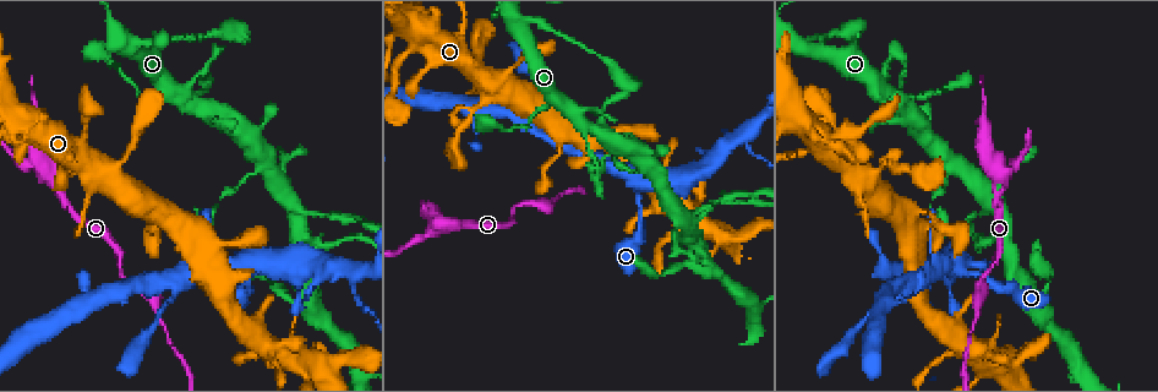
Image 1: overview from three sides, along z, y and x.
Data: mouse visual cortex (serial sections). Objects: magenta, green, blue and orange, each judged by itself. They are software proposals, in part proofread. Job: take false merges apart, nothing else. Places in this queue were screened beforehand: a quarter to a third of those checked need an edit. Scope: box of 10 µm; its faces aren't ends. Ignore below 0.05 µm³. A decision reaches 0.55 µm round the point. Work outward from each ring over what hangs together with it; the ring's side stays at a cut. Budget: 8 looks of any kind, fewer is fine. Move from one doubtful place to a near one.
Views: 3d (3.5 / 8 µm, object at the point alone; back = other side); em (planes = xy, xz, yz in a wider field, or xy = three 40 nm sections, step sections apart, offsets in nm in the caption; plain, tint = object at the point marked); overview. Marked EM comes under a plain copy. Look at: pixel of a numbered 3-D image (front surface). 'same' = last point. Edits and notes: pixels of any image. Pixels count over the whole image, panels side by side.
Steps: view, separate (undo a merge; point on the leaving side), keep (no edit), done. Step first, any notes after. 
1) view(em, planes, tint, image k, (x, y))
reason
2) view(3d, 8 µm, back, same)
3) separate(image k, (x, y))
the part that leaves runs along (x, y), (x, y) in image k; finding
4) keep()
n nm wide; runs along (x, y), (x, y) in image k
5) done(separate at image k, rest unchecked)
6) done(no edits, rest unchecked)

view(3d, 3.5 µm, image 1, (521, 29))
arms part here

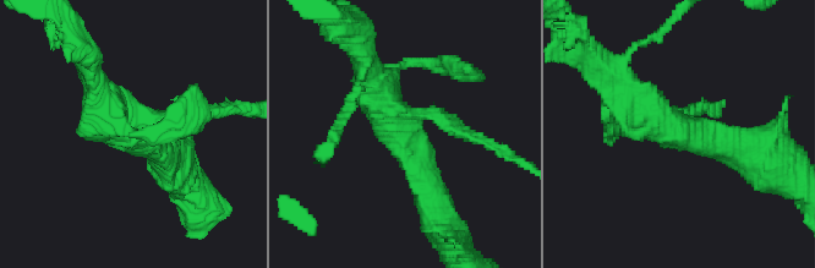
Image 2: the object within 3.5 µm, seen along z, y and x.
view(em, xy, step 3, tint, image 2, (401, 127))

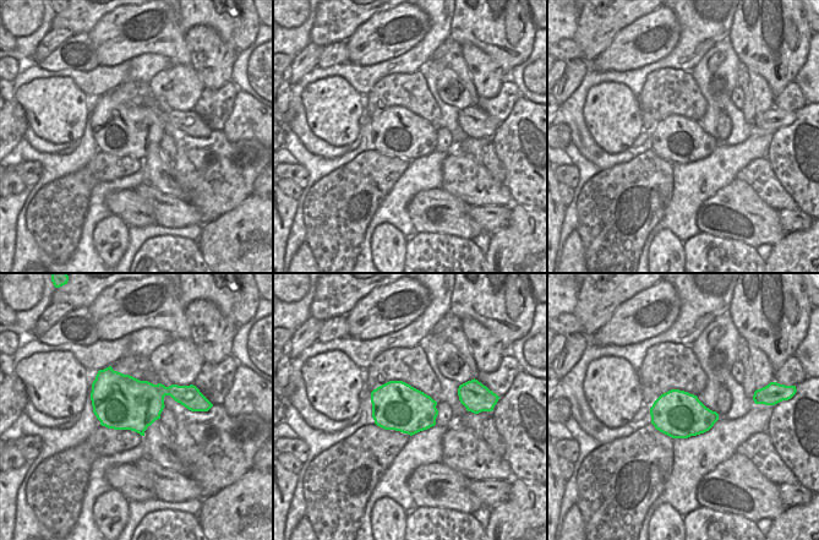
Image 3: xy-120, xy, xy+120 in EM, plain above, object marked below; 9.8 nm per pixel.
keep()
3 arms; runs along (433, 193), (370, 75) in image 2; continuous, no second cell

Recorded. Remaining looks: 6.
view(3d, 8 µm, image 1, (543, 108))

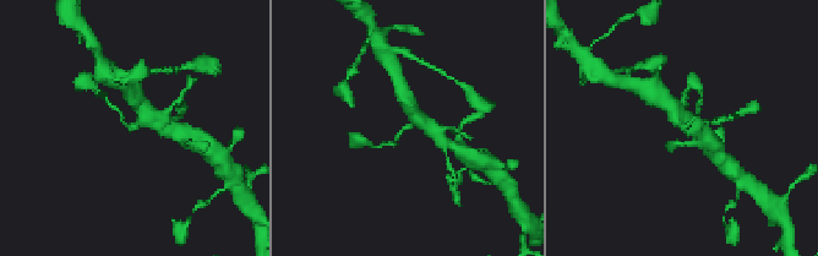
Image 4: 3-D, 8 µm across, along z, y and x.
view(em, xy, step 2, tint, same)

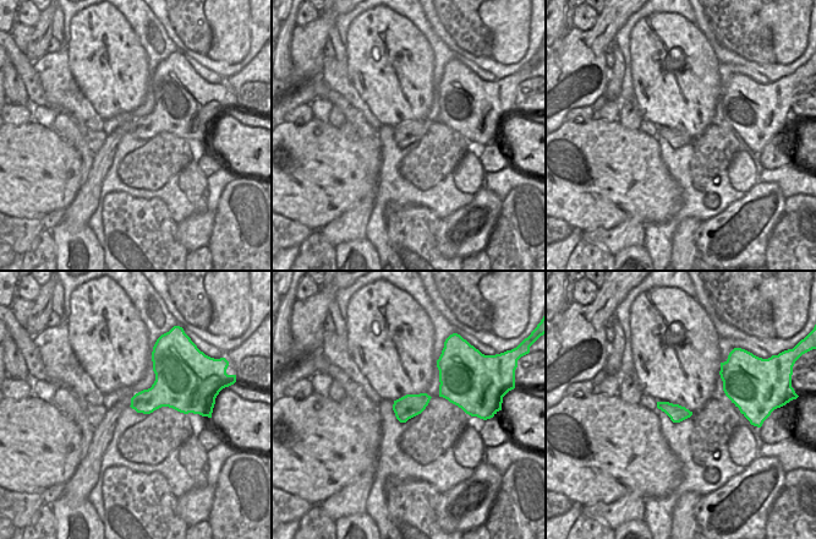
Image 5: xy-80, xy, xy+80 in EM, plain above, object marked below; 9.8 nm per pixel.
keep()
runs along (412, 113), (423, 121), (390, 142) in image 4; all the same cell

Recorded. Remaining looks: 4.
view(3d, 3.5 µm, image 1, (436, 224))
three arms meet

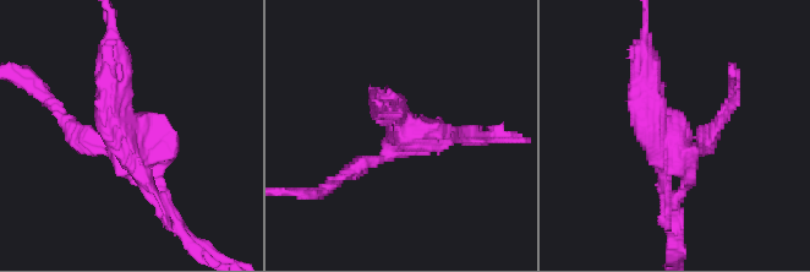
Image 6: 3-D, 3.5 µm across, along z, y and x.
view(em, planes, tint, image 6, (676, 152))

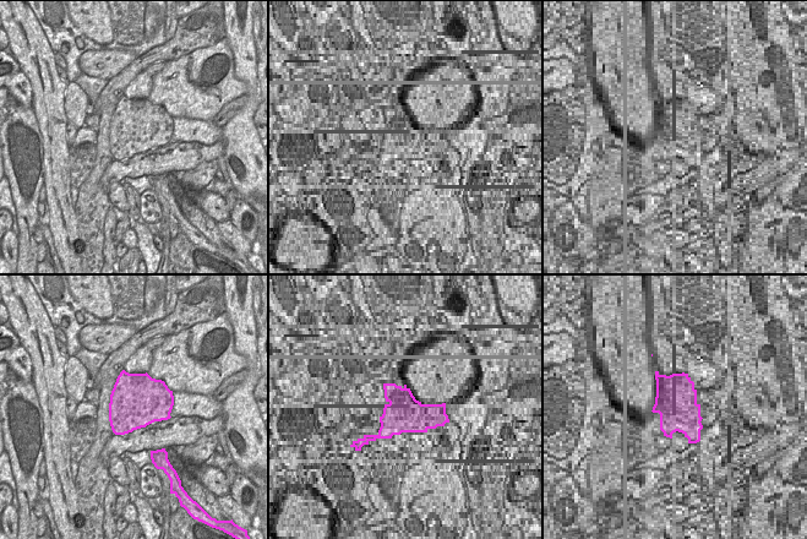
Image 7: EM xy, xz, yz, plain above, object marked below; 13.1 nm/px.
separate(image 6, (99, 118))
a second cell is stuck on

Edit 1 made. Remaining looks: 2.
view(3d, 3.5 µm, image 1, (514, 66))
thick turns thin

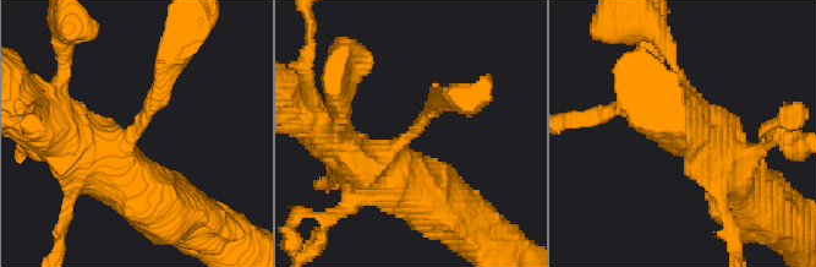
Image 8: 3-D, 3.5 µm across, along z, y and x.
view(em, xy, step 2, tint, image 8, (138, 129))
now the EM

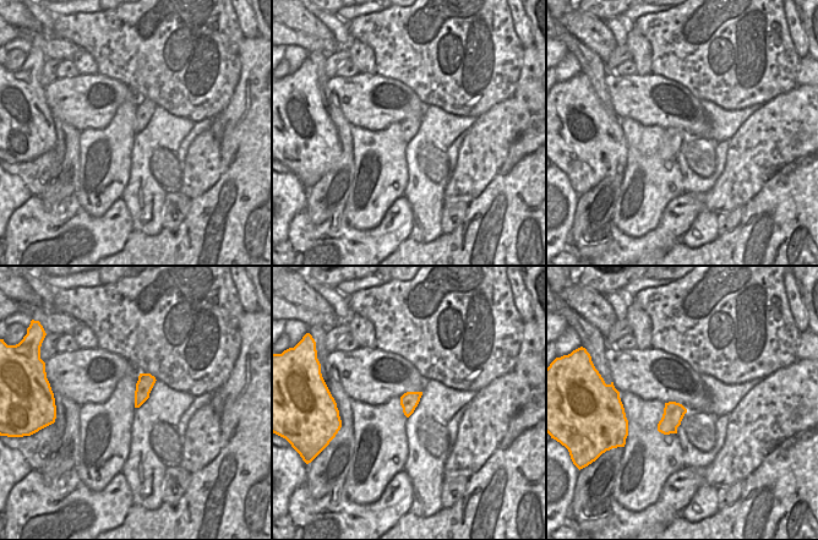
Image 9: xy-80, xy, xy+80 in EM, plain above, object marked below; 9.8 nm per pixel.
keep()
180 nm wide; runs along (75, 140), (135, 132), (165, 61) in image 8; all the same cell

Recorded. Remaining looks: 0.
done(separate at image 6, rest unchecked)

